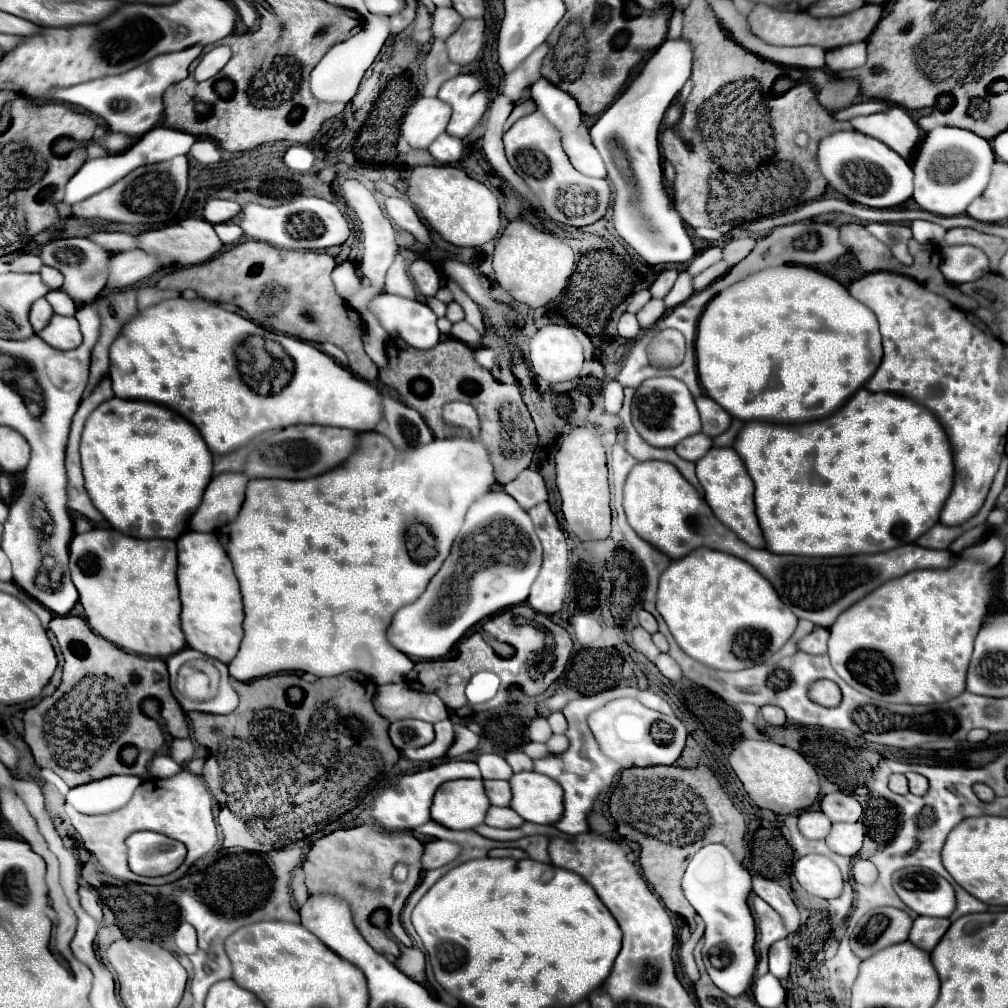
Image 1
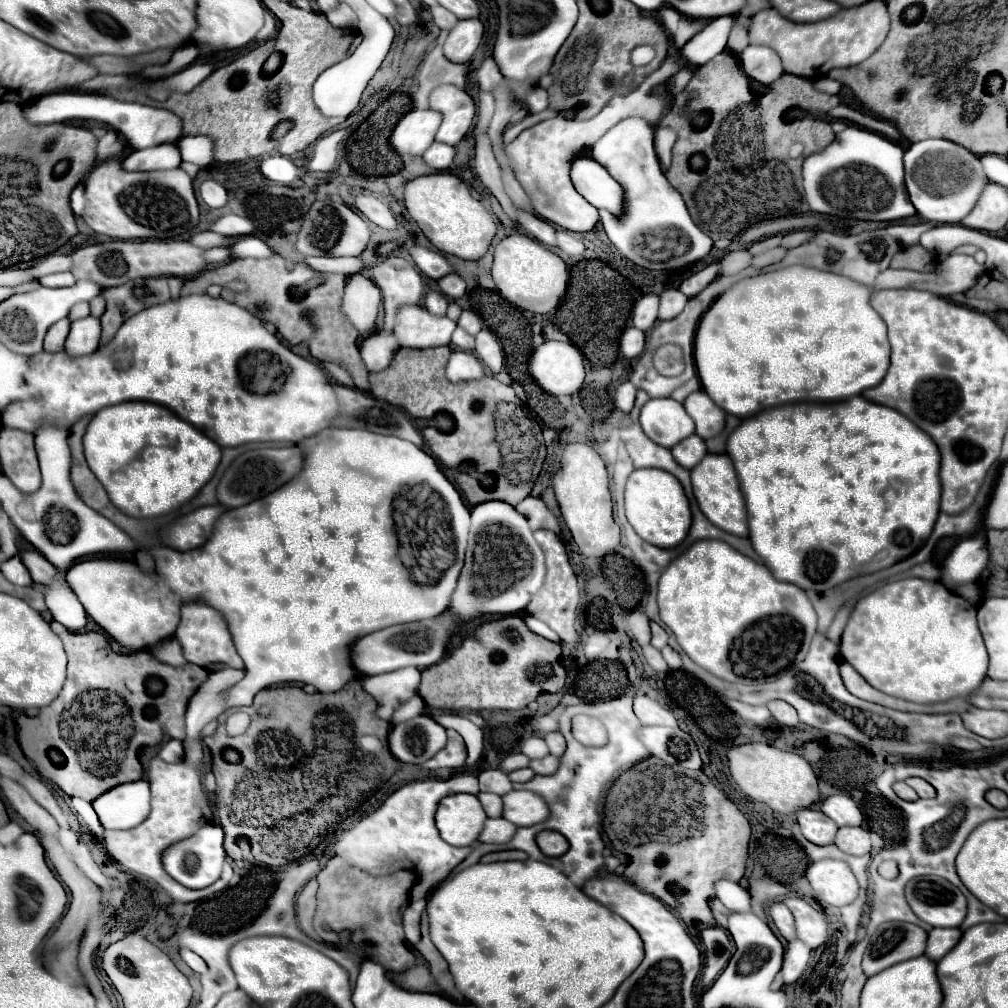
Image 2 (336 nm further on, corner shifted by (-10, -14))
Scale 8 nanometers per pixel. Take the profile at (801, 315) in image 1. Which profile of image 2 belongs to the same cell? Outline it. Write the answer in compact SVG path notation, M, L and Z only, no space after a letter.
M951 254L931 274L889 268L875 278L873 286L801 264L743 278L723 292L723 296L711 304L699 322L695 334L695 366L699 380L719 408L739 418L749 418L769 406L799 400L835 402L857 396L863 390L877 386L885 378L890 365L887 326L877 312L867 312L873 292L879 288L917 288L935 292L939 296L951 296L957 292L967 292L981 274L983 268L973 256Z

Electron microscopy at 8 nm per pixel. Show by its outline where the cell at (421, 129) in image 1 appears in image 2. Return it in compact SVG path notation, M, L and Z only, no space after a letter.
M411 110L395 126L391 144L399 154L421 156L435 140L441 116L435 110Z

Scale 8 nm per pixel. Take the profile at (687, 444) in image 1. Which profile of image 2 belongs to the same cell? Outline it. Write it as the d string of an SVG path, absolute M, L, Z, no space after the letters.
M691 434L687 436L687 440L675 444L675 448L671 448L671 454L675 456L675 460L679 460L679 464L683 464L683 468L689 470L695 464L699 464L699 460L707 454L707 448L699 436Z

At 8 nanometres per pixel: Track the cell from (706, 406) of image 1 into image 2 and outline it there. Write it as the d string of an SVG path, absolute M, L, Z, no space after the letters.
M697 390L693 394L689 394L683 402L687 414L693 418L695 422L695 432L697 436L701 436L703 440L717 436L723 426L725 426L725 412L703 392Z

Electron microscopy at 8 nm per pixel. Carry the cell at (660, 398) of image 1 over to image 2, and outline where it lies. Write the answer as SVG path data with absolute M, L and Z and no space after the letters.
M651 398L643 406L639 422L647 438L655 440L655 444L663 444L665 448L673 448L695 432L691 416L687 416L683 404L673 398Z

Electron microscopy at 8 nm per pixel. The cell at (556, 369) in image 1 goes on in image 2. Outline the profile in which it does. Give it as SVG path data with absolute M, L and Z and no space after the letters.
M543 342L529 358L529 374L549 394L575 394L585 380L585 356L571 342Z

